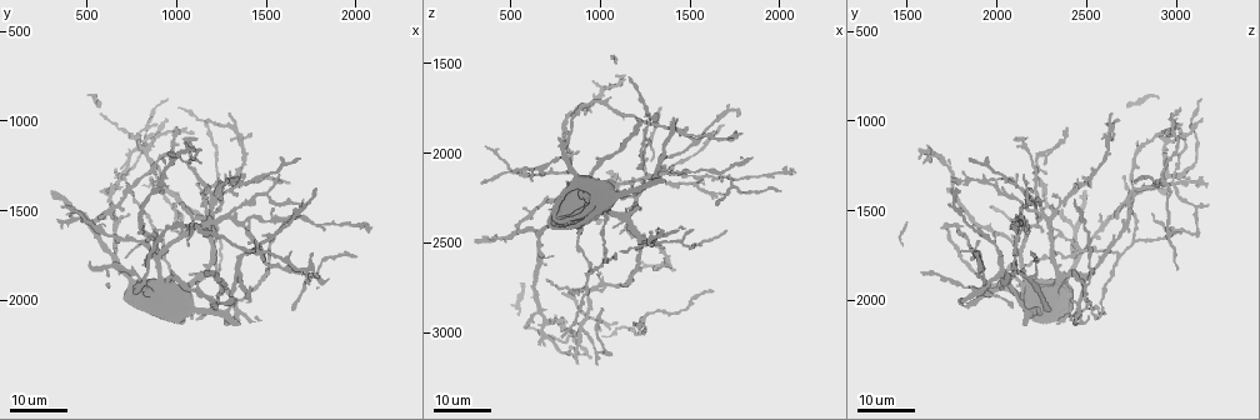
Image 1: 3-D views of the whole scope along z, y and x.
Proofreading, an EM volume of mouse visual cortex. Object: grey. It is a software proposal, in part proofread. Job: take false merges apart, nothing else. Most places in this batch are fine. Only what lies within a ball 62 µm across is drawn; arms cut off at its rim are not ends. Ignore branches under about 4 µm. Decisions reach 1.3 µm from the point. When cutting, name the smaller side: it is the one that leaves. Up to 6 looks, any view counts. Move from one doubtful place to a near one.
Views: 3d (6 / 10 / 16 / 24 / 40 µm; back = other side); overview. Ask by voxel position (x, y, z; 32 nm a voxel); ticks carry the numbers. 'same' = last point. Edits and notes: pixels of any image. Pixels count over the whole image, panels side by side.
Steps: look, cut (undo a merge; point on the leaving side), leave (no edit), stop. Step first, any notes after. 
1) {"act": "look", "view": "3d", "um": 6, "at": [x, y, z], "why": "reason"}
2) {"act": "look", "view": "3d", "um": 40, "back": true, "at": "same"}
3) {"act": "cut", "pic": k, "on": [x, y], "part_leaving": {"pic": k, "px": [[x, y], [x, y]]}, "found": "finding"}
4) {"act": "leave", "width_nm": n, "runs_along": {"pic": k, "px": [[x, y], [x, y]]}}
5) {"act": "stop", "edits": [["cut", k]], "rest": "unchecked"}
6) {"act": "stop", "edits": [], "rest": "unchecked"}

{"act": "look", "view": "3d", "um": 24, "at": [900, 1360, 2980], "why": "four-way junction"}

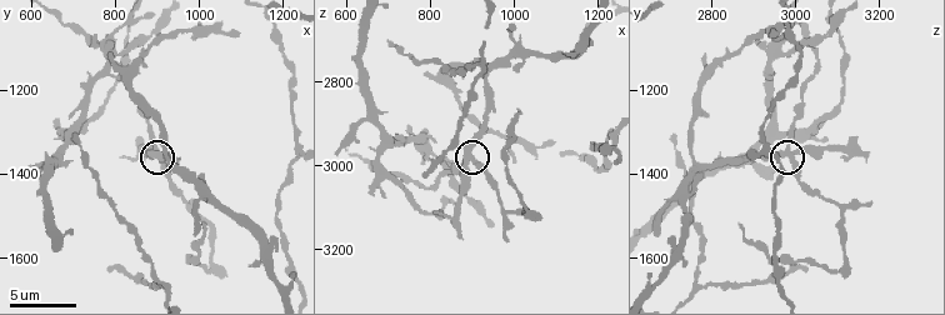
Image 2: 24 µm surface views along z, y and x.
{"act": "look", "view": "3d", "um": 6, "at": [905, 1350, 2985], "why": "zoom in"}

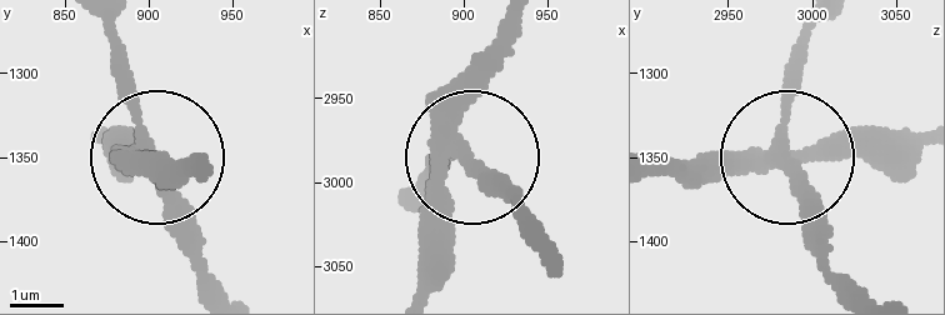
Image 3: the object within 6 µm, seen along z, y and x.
{"act": "look", "view": "3d", "um": 6, "back": true, "at": [900, 1348, 2982], "why": "from behind"}

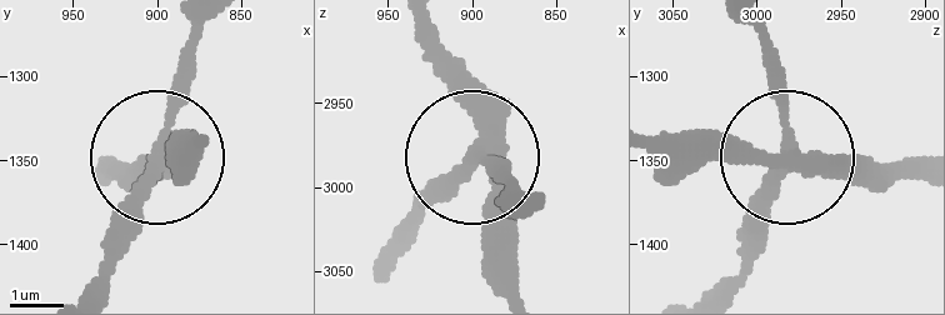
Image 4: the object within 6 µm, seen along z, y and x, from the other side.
{"act": "leave", "width_nm": 330, "runs_along": {"pic": 4, "px": [[425, 29], [479, 146], [403, 226]]}, "found": "all the same cell"}

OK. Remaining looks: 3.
{"act": "look", "view": "3d", "um": 24, "at": [1240, 1360, 2920], "why": "a fork"}

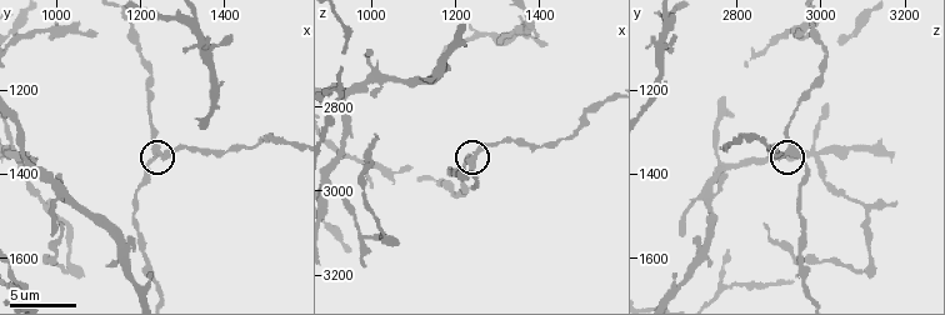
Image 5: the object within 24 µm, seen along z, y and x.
{"act": "look", "view": "3d", "um": 6, "at": [1235, 1345, 2930]}

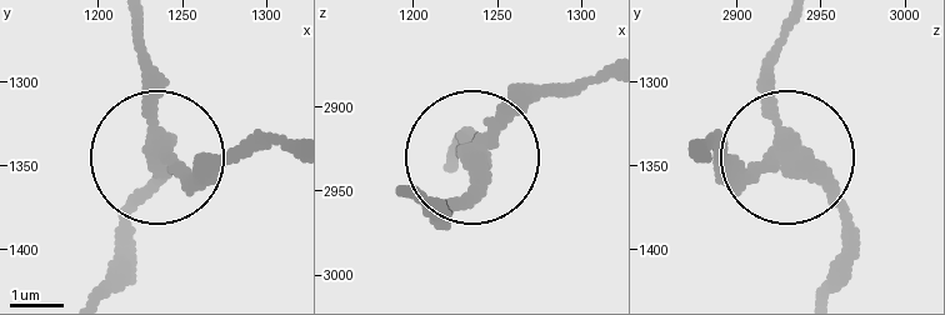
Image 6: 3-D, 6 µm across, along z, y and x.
{"act": "leave", "found": "all the same cell"}

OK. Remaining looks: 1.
{"act": "stop", "edits": [], "rest": "unchecked"}

